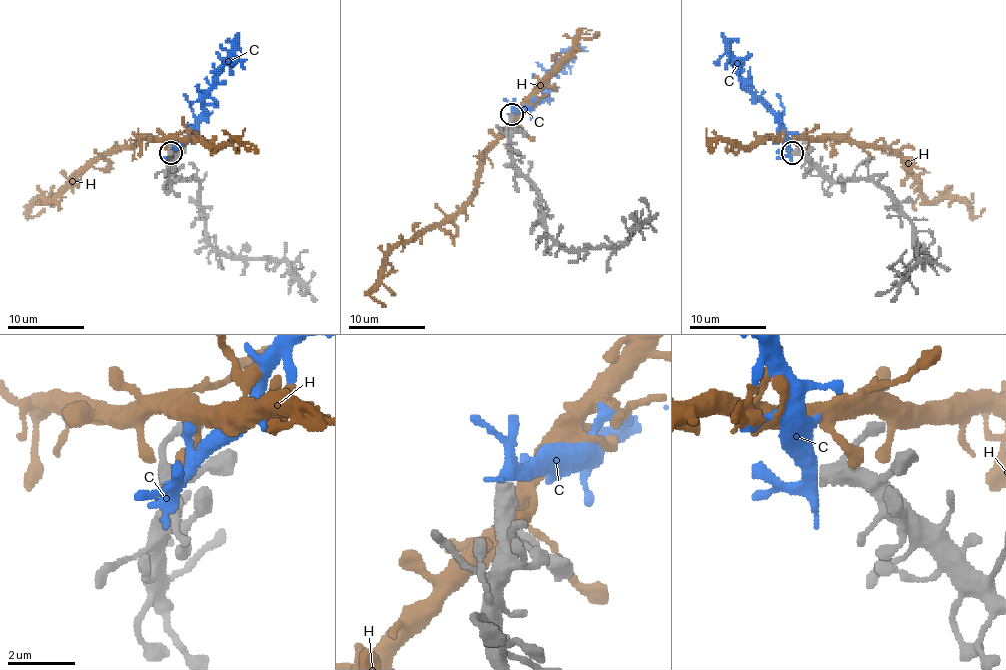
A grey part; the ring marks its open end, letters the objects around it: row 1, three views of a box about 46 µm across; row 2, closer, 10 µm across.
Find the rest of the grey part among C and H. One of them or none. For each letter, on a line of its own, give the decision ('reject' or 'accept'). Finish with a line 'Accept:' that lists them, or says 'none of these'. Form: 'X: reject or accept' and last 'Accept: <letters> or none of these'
C: reject
H: reject
Accept: none of these

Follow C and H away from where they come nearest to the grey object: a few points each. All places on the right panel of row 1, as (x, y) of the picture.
C: (792, 155), (784, 126), (748, 84), (734, 61), (729, 40), (721, 33)
H: (799, 151), (797, 139), (830, 137), (885, 145), (902, 160), (929, 200), (959, 198), (978, 216), (984, 208)

